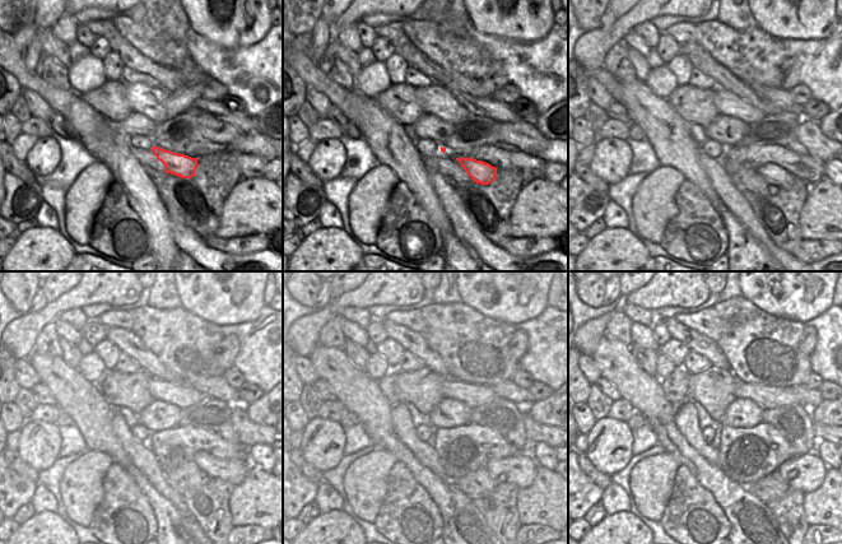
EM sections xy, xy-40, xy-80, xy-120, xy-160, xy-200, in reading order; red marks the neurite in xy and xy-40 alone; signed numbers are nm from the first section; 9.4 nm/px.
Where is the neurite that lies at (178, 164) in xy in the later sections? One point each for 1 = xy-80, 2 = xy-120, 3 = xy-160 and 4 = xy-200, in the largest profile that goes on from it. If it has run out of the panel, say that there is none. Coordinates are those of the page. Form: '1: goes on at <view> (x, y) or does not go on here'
1: goes on at xy-80 (773, 175)
2: goes on at xy-120 (235, 472)
3: goes on at xy-160 (520, 469)
4: goes on at xy-200 (805, 473)

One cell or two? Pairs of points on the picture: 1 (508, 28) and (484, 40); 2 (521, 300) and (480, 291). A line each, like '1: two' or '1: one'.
1: two
2: one

